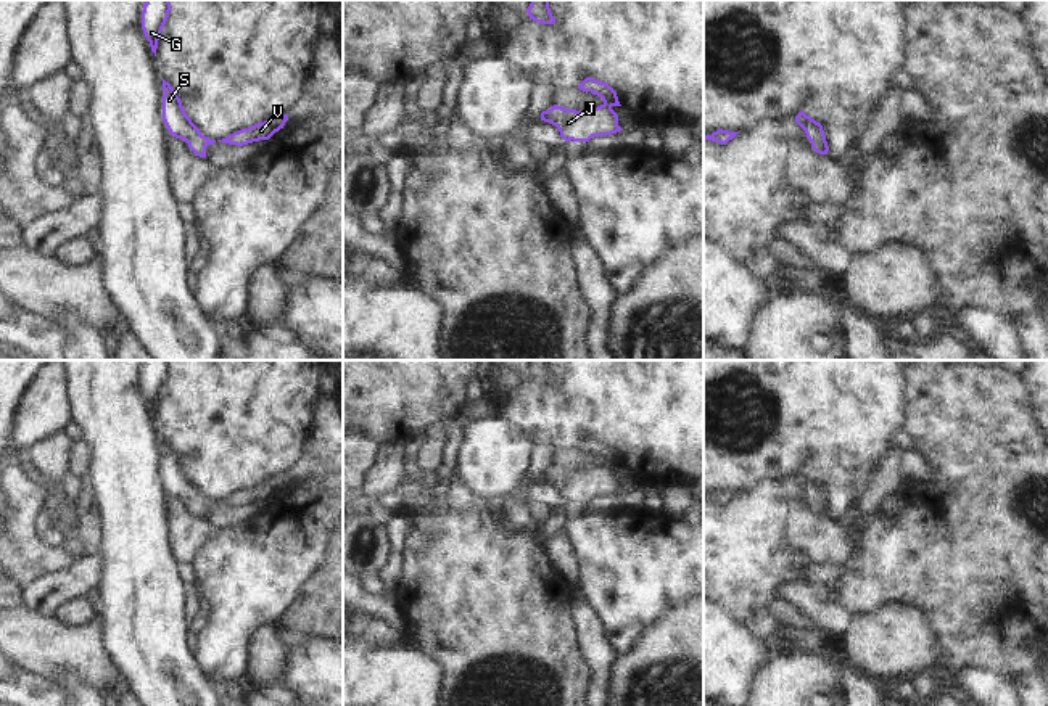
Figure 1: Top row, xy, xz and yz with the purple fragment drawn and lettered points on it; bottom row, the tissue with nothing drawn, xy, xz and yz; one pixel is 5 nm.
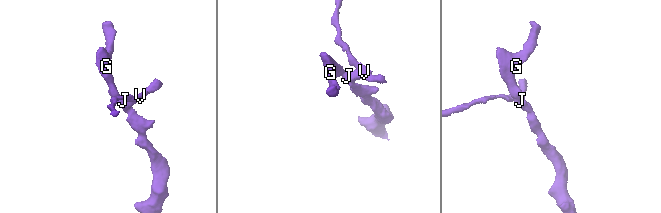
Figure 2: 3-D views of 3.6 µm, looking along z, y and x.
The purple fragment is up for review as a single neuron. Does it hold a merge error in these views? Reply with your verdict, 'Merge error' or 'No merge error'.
No merge error.

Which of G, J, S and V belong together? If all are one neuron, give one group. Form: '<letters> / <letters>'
G J S V

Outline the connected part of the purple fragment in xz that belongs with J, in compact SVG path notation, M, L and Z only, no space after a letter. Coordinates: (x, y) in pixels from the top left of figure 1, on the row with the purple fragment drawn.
M586 77L578 88L600 96L604 103L583 111L554 105L551 109L541 113L541 121L555 125L565 142L589 142L592 137L612 135L623 130L618 125L617 113L612 109L621 105L617 92L609 84Z

